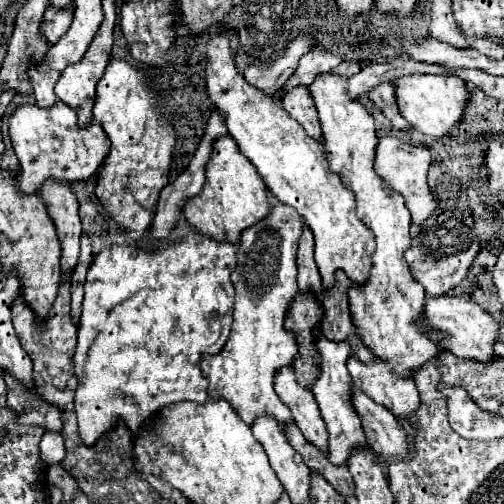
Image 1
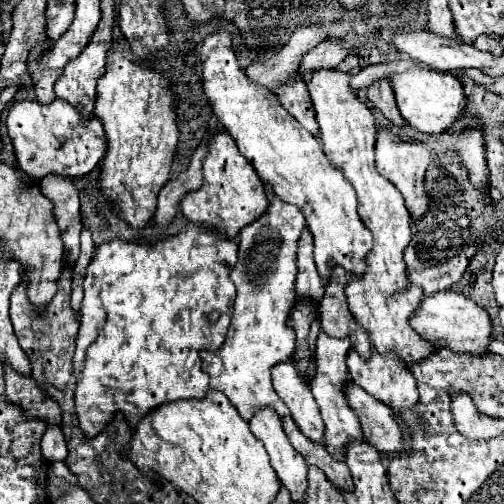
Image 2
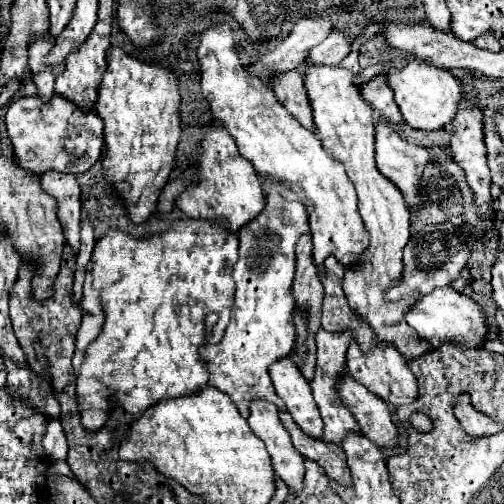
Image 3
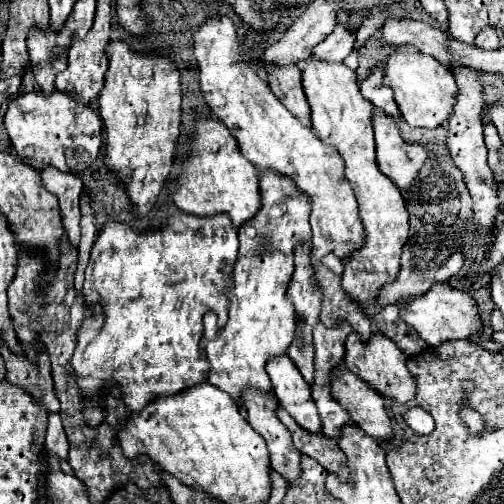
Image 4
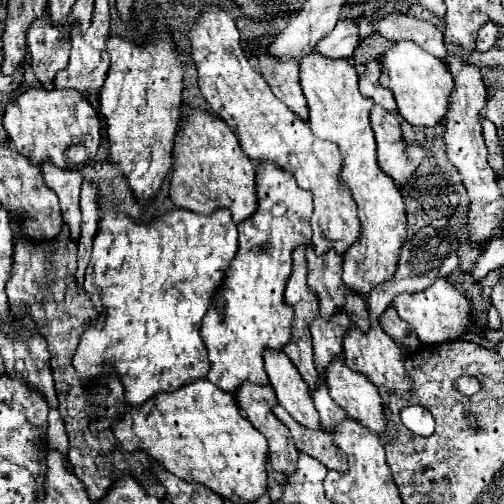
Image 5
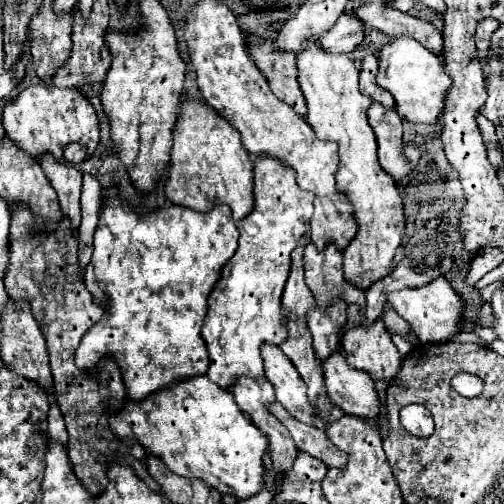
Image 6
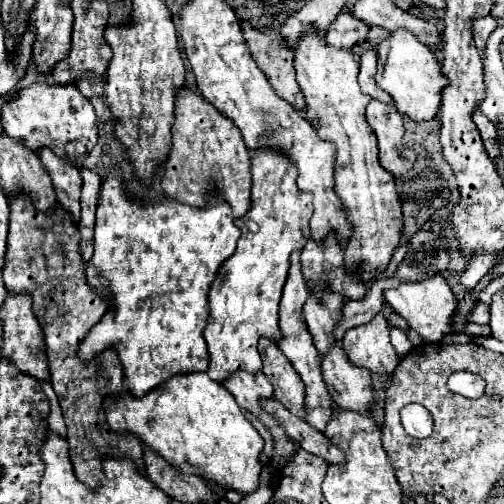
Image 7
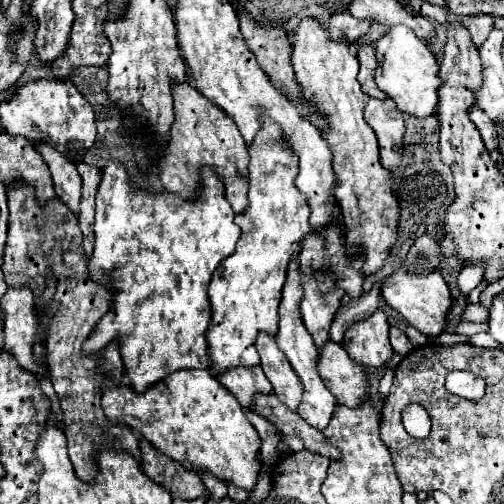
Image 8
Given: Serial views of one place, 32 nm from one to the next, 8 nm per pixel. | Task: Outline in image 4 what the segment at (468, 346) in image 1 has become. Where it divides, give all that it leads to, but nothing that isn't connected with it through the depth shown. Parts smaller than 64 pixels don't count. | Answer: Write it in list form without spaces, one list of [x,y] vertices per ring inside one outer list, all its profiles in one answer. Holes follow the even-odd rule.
[[[436,284],[430,292],[422,296],[414,296],[410,300],[402,300],[402,318],[410,324],[418,336],[432,348],[440,346],[448,340],[468,340],[472,342],[474,336],[482,334],[482,320],[476,302],[466,294],[450,284]]]

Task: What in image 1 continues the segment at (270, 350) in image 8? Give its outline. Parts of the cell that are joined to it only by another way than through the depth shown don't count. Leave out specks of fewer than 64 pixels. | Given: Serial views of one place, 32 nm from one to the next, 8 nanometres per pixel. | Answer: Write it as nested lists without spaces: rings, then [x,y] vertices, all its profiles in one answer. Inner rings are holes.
[[[282,368],[276,374],[276,394],[290,408],[296,426],[302,430],[304,438],[310,444],[316,444],[324,454],[328,454],[328,432],[324,428],[324,420],[320,410],[316,408],[316,400],[312,400],[312,392],[298,386],[294,370]]]

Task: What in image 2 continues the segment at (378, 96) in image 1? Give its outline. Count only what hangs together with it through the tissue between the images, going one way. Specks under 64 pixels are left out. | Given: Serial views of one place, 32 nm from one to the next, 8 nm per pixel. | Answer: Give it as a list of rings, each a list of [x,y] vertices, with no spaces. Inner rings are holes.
[[[380,80],[378,84],[372,84],[366,90],[366,100],[376,110],[380,110],[394,126],[406,126],[404,118],[398,112],[398,106],[396,106],[396,100],[394,100],[394,92],[392,92],[392,86],[390,86],[388,80]]]

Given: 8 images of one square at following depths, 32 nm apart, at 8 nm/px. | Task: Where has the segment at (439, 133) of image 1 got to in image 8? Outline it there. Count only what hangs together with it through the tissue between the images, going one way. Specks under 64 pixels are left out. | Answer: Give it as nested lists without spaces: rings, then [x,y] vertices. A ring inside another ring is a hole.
[[[406,26],[390,28],[376,42],[376,60],[378,60],[376,84],[396,102],[400,112],[416,118],[428,118],[436,114],[438,88],[442,86],[442,80],[438,76],[440,66],[430,48],[410,28]]]

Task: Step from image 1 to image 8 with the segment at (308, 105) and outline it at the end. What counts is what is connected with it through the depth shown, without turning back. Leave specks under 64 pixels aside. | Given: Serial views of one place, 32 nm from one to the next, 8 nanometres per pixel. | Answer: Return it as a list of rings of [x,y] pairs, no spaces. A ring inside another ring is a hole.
[[[238,12],[242,36],[256,56],[256,62],[264,72],[270,76],[274,88],[286,96],[288,100],[296,102],[302,100],[300,86],[296,84],[294,70],[292,70],[292,44],[282,28],[264,28],[258,26],[246,12]]]

